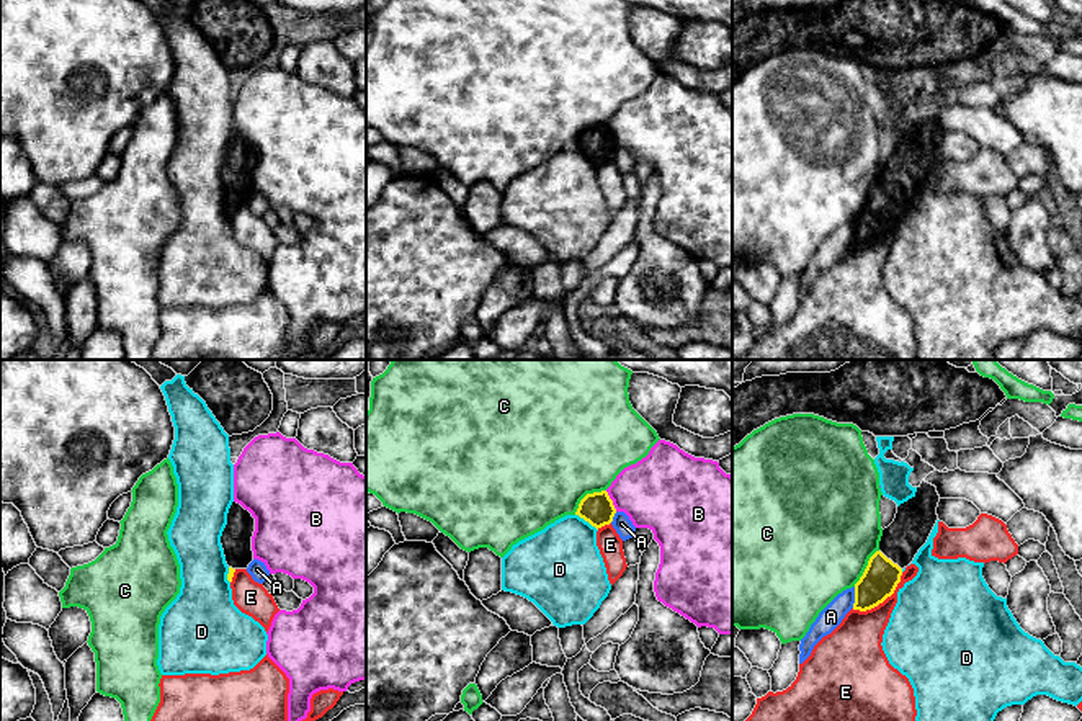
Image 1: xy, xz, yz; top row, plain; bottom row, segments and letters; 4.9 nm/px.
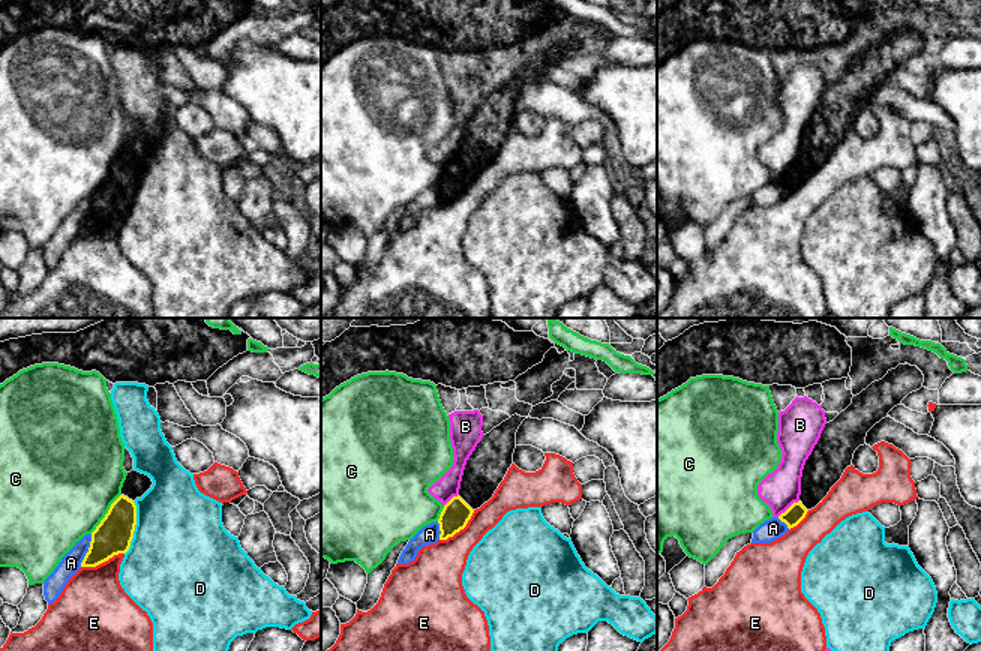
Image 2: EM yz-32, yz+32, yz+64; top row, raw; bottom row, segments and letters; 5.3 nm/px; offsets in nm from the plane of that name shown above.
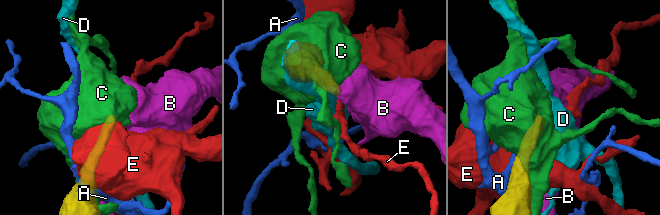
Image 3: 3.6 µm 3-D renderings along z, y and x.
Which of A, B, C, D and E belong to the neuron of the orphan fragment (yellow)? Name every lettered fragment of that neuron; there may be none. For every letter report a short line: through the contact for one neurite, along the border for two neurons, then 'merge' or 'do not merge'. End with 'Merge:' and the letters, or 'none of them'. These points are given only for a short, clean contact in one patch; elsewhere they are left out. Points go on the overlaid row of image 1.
A: do not merge
B: line xz (605, 491), (617, 510); do not merge
C: do not merge
D: do not merge
E: do not merge
Merge: none of them

